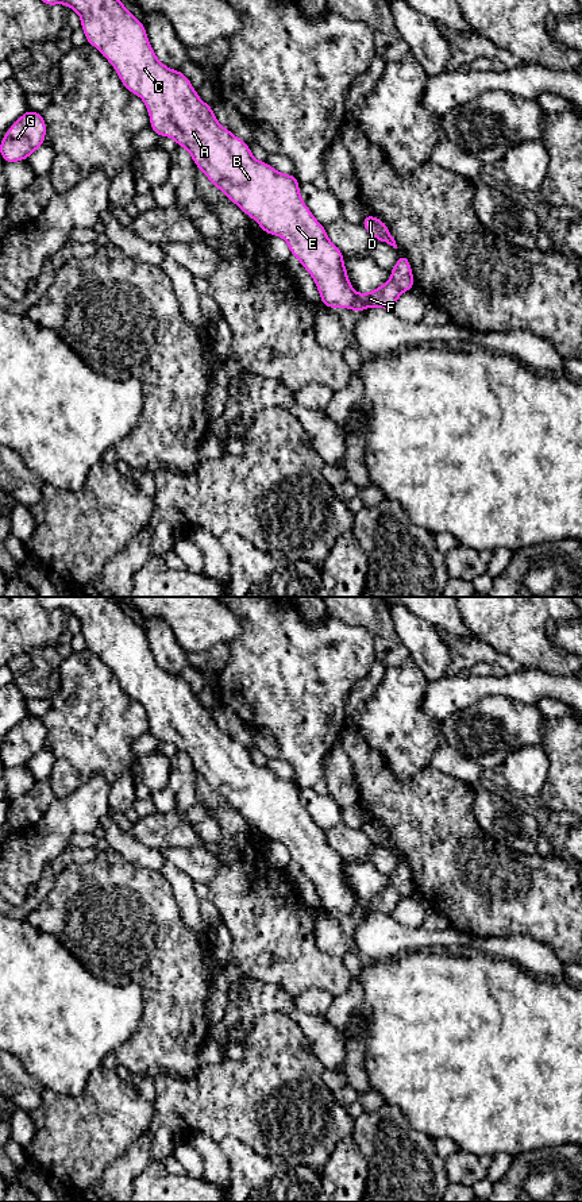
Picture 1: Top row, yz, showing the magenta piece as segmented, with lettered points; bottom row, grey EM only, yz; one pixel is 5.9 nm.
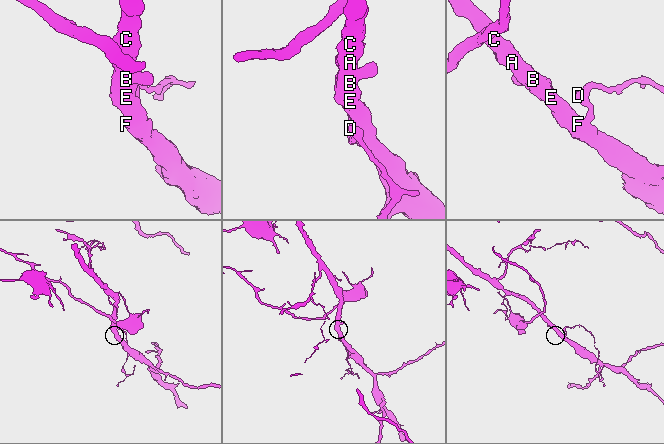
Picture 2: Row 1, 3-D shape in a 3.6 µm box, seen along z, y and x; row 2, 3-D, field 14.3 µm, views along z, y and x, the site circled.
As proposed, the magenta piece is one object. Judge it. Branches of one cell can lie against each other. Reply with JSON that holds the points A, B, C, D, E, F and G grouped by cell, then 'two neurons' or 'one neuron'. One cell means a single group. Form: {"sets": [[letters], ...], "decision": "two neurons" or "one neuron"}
{"sets": [["A", "B", "C", "D", "E", "F", "G"]], "decision": "one neuron"}

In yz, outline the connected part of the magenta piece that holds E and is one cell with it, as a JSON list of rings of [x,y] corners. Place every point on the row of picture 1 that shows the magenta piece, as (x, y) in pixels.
[[[41,0],[46,5],[65,4],[76,11],[81,18],[81,28],[86,42],[95,46],[117,72],[119,80],[124,88],[139,96],[150,115],[150,127],[161,136],[170,136],[177,146],[185,147],[196,167],[201,169],[207,178],[220,189],[235,205],[247,216],[253,217],[267,235],[281,236],[289,246],[290,255],[296,257],[304,269],[315,280],[316,288],[321,296],[321,305],[329,308],[354,309],[355,313],[371,307],[393,311],[402,292],[415,286],[415,278],[409,259],[405,254],[398,255],[398,261],[390,271],[390,280],[369,293],[356,293],[350,284],[348,274],[343,261],[343,253],[327,236],[325,227],[316,220],[307,204],[300,196],[300,184],[294,174],[282,174],[271,167],[266,161],[261,162],[251,154],[250,146],[223,127],[209,104],[204,103],[189,78],[181,70],[171,70],[165,66],[155,55],[144,30],[144,24],[127,9],[122,0]]]

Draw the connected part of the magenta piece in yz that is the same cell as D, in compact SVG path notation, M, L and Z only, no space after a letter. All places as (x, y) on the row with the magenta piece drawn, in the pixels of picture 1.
M365 215L362 226L373 239L385 242L397 249L394 238L390 235L388 226L381 219Z

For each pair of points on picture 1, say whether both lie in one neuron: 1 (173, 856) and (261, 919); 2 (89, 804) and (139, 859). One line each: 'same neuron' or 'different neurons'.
1: different neurons
2: different neurons

